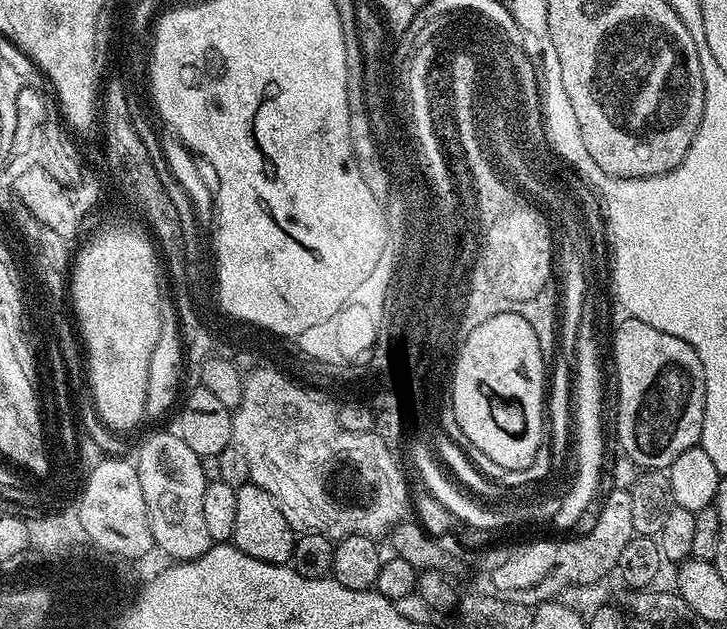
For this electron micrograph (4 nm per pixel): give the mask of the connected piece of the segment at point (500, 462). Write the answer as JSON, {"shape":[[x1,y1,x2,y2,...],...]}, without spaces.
{"shape":[[494,314,494,318,486,318,486,322,482,322,482,326,477,326,470,333,468,339,468,348,463,348,462,355,456,369,453,370,451,391,450,391,450,407,456,415,456,424,460,427,460,432,485,456,488,460,493,460,492,464,496,468,500,466,510,466,512,469,518,468,522,470,522,466,528,466,528,460,532,460,534,455,534,445,546,437,546,378,544,382,544,367,546,361,538,338,534,334,534,330,530,326,530,322,526,322,526,318,522,318,518,314]]}

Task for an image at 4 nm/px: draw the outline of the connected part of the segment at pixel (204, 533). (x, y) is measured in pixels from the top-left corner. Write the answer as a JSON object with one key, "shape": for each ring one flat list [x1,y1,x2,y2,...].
{"shape":[[172,430,154,433,134,456,138,482,142,482,142,498,146,498,152,543,172,562,202,558,214,543,202,515,202,494,206,494,209,480,204,476,200,457]]}

